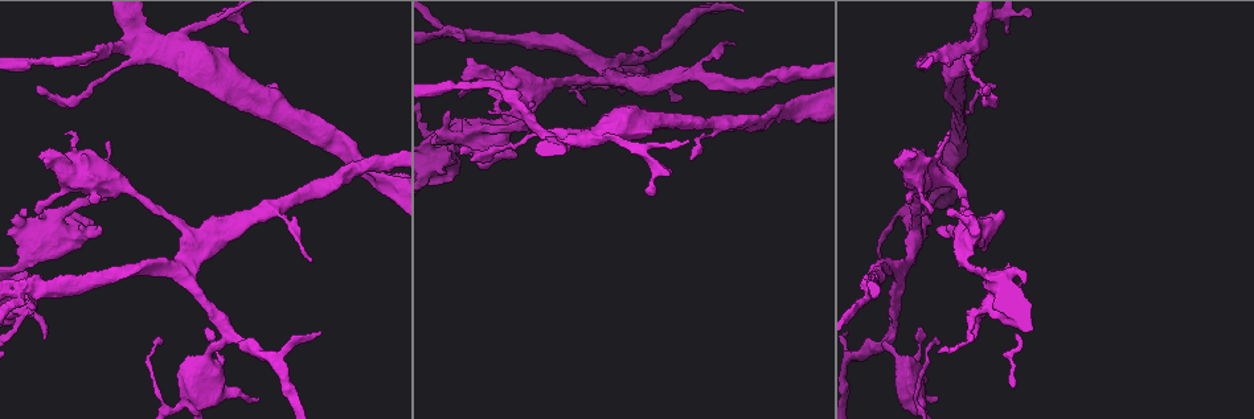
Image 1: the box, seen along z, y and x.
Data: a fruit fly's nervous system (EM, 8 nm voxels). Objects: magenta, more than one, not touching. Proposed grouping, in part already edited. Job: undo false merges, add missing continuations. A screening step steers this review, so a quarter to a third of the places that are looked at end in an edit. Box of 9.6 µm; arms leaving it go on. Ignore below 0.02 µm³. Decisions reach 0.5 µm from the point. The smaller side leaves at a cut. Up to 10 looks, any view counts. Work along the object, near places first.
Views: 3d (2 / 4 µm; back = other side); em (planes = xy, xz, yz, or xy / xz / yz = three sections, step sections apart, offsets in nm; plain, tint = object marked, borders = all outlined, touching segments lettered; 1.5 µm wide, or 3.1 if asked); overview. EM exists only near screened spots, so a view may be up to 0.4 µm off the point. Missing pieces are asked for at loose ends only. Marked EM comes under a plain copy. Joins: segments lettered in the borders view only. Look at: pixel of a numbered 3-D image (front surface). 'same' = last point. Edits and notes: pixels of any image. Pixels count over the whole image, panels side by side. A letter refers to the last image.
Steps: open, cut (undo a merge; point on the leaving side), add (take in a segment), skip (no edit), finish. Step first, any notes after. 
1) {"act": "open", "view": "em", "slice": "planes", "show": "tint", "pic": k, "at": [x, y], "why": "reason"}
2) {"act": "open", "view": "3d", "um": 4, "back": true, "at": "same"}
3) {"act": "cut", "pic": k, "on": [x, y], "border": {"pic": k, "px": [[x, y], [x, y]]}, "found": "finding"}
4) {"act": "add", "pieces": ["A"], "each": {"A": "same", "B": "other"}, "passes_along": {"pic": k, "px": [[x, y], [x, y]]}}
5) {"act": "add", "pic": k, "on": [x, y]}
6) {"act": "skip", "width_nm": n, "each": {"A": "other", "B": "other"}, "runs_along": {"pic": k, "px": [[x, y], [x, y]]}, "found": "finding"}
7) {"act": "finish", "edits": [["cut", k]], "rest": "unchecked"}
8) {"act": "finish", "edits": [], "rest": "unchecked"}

{"act": "open", "view": "3d", "um": 2, "pic": 1, "at": [462, 75], "why": "stops while still wide"}

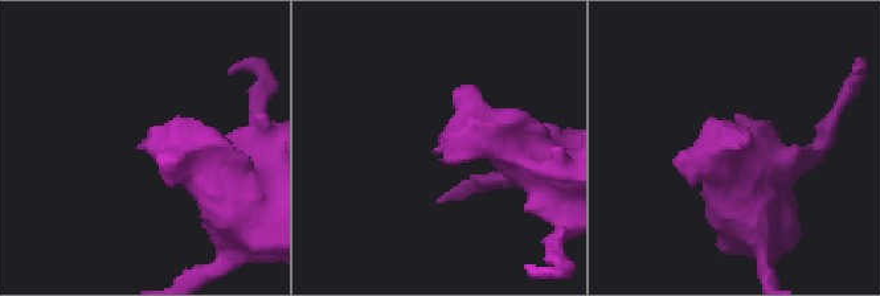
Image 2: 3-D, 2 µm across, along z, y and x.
{"act": "open", "view": "em", "slice": "planes", "show": "borders", "pic": 2, "at": [739, 147], "why": "need the tissue"}

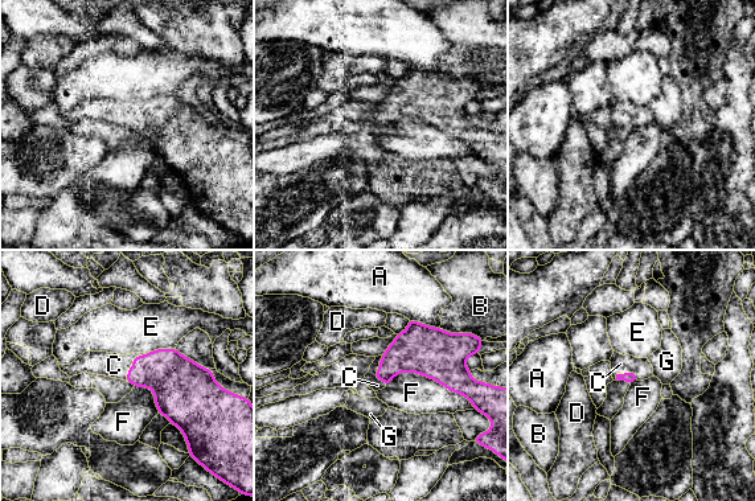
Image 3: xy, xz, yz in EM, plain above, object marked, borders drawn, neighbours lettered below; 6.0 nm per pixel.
{"act": "add", "pieces": ["C"], "each": {"A": "other", "B": "other", "C": "same", "D": "other", "E": "other", "F": "other", "G": "other"}, "passes_along": {"pic": 3, "px": [[409, 352], [374, 374], [377, 385]]}, "found": "the neuron continues"}

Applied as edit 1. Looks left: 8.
{"act": "open", "view": "em", "slice": "xz", "step": 8, "show": "tint", "pic": 1, "at": [612, 78], "why": "calibre changes"}

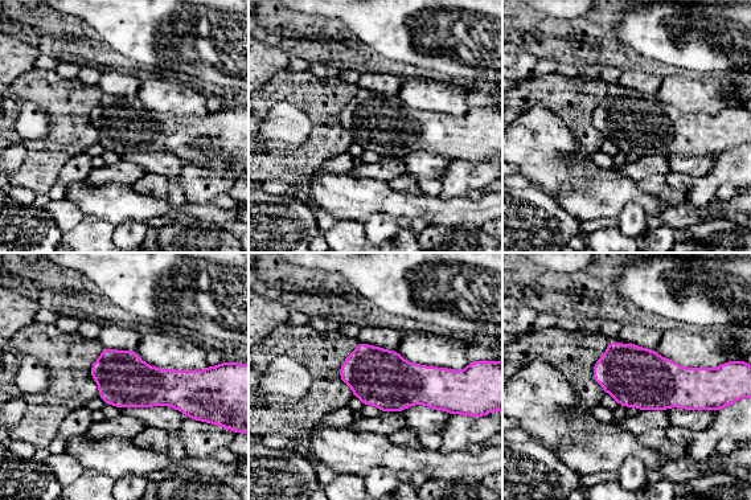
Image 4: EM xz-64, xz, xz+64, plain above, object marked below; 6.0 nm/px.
{"act": "open", "view": "em", "slice": "planes", "show": "borders", "at": "same"}

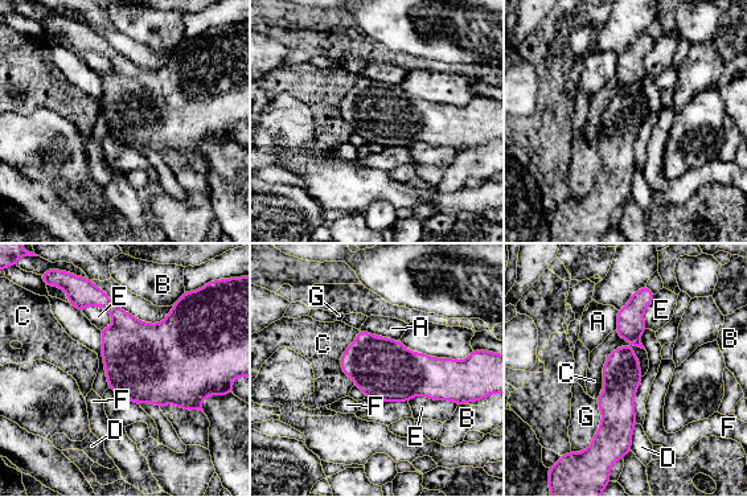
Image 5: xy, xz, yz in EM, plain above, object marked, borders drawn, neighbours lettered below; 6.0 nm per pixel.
{"act": "skip", "width_nm": 360, "each": {"A": "other", "B": "other", "C": "other", "D": "other", "E": "other", "F": "other", "G": "other"}, "border": {"pic": 5, "px": [[629, 346], [610, 354], [602, 386]]}, "found": "all the same neuron"}

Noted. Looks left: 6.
{"act": "open", "view": "overview", "why": "redraw"}

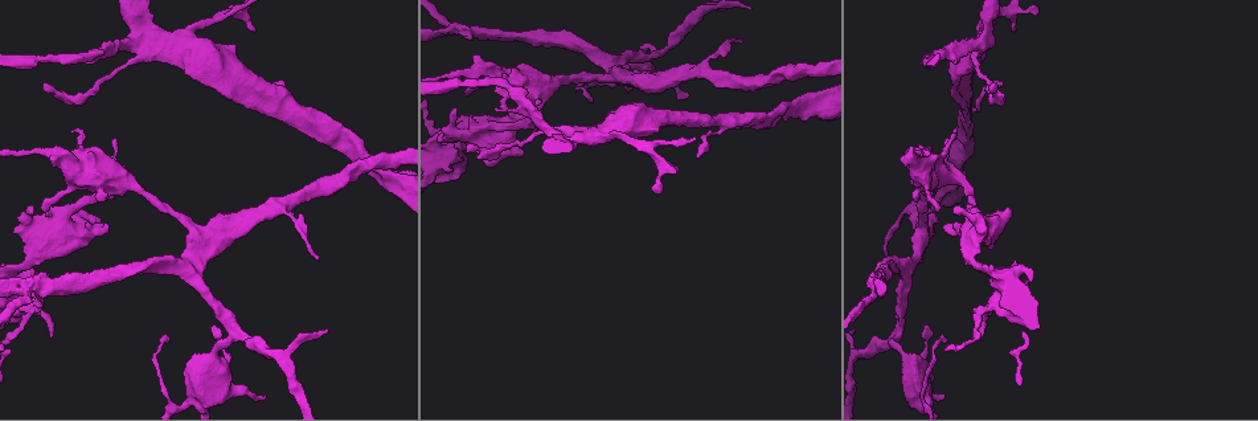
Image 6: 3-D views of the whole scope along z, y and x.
{"act": "open", "view": "em", "slice": "xz", "step": 8, "show": "tint", "pic": 6, "at": [938, 395], "why": "free end"}

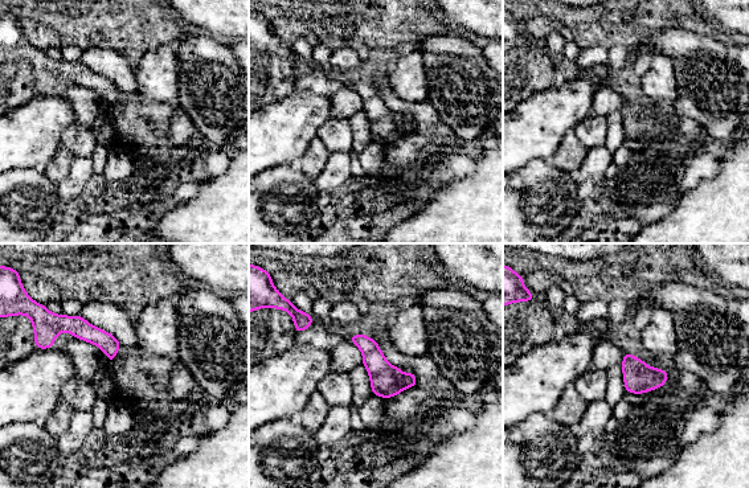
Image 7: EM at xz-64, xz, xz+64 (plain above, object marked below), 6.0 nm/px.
{"act": "open", "view": "em", "slice": "planes", "show": "tint", "at": "same", "why": "cut it another way"}

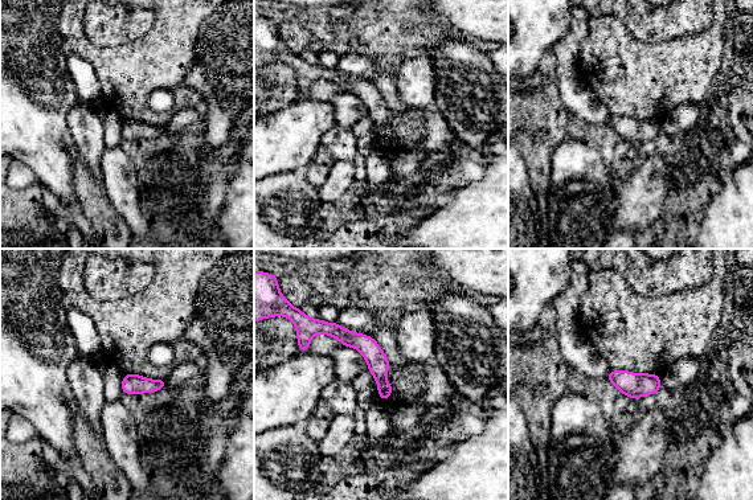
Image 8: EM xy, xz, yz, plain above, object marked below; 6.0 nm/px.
{"act": "open", "view": "em", "slice": "planes", "show": "borders", "at": "same", "why": "what lies round it"}

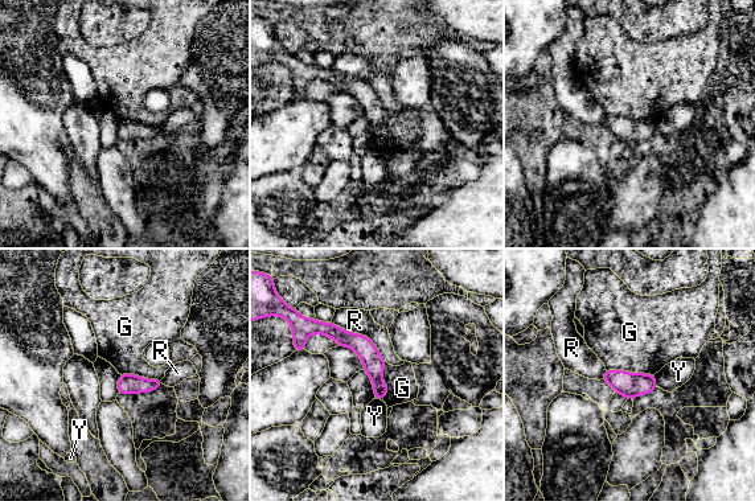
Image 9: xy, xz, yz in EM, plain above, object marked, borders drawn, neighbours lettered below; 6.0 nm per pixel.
{"act": "skip", "width_nm": 130, "each": {"G": "other", "R": "other", "Y": "other"}, "runs_along": {"pic": 9, "px": [[316, 325], [372, 358], [382, 395]]}, "found": "no lettered segment goes on from it"}

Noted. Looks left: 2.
{"act": "finish", "edits": [["add", 3]], "rest": "unchecked"}

